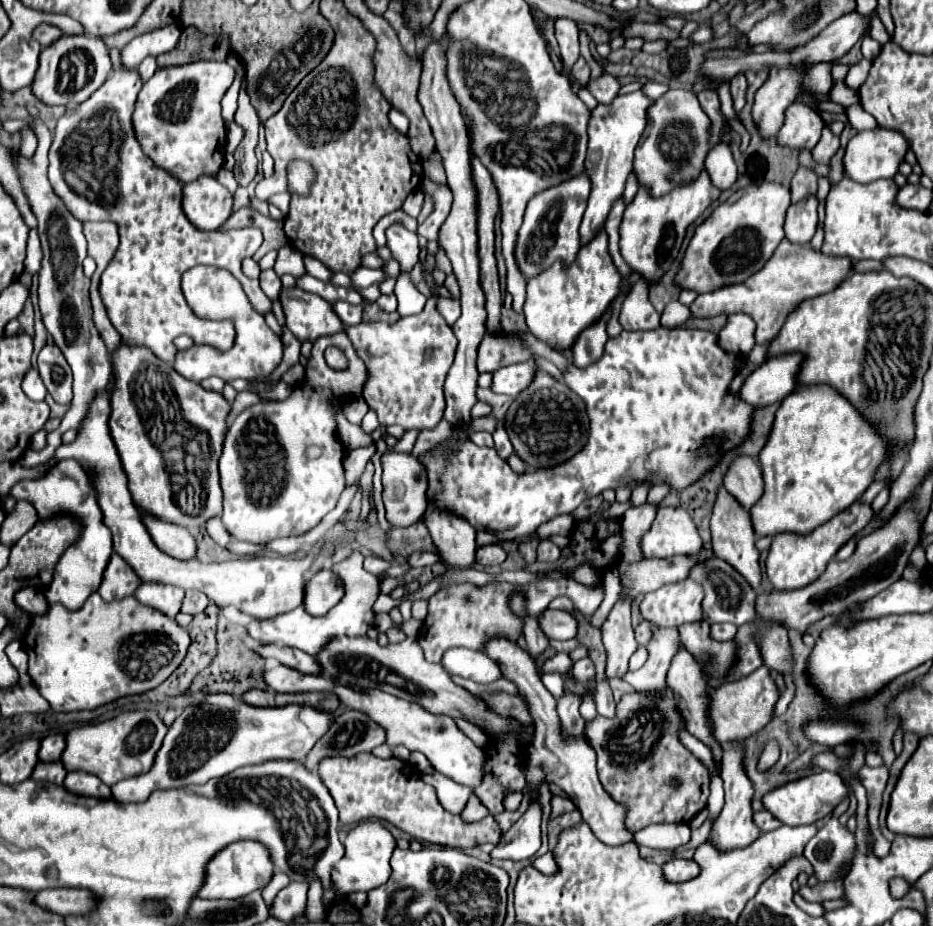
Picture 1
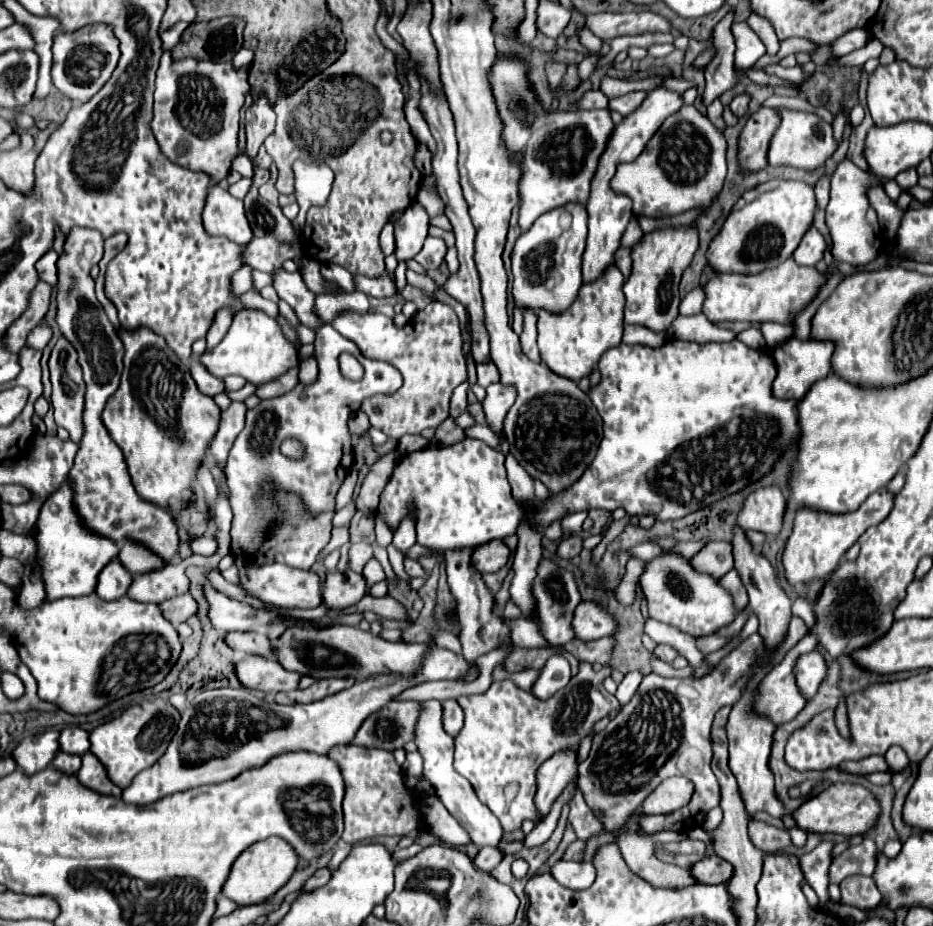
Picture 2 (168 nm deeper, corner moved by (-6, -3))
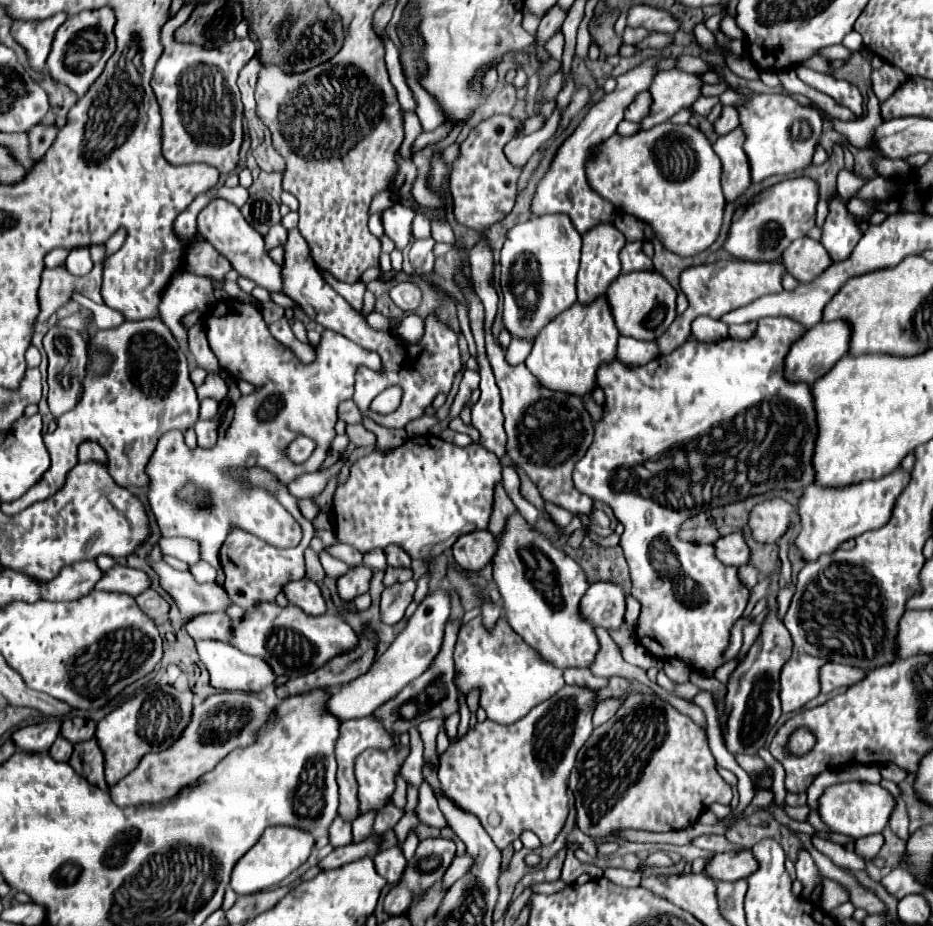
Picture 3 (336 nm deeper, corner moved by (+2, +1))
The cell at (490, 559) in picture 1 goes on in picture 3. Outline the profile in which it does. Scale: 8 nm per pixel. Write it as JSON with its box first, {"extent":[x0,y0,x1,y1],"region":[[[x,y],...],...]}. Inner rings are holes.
{"extent":[452,531,498,571],"region":[[[474,531],[474,533],[468,533],[466,537],[460,537],[454,543],[452,553],[456,563],[462,569],[480,571],[492,561],[496,547],[498,547],[498,541],[492,537],[490,531]]]}

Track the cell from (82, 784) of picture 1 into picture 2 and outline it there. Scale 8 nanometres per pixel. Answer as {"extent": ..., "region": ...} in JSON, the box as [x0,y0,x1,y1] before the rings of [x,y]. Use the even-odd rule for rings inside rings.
{"extent":[76,751,122,797],"region":[[[90,751],[82,755],[82,767],[80,767],[80,771],[76,775],[78,775],[78,781],[82,785],[86,785],[88,789],[94,789],[94,791],[104,793],[104,795],[114,795],[114,797],[122,795],[122,789],[116,787],[108,779],[104,765],[98,763],[98,757],[94,753],[90,753]]]}

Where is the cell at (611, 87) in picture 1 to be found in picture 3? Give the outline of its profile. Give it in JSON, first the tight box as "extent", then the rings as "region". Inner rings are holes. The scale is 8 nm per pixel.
{"extent":[624,91,650,121],"region":[[[642,91],[634,97],[634,101],[626,107],[626,115],[624,119],[628,121],[640,121],[650,109],[650,93],[648,91]]]}

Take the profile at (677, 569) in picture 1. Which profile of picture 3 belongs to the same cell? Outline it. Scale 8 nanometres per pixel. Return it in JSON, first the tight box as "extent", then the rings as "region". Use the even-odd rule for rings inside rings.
{"extent":[714,533,750,567],"region":[[[730,533],[730,535],[724,535],[720,539],[716,539],[714,543],[714,555],[720,563],[728,565],[728,567],[740,567],[748,561],[748,555],[750,555],[750,549],[748,545],[744,543],[744,537],[742,533]]]}

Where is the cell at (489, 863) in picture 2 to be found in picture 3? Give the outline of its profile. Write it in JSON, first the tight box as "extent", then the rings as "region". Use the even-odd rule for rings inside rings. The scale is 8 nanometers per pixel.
{"extent":[442,853,474,887],"region":[[[468,853],[458,855],[458,857],[452,861],[452,865],[448,867],[448,871],[444,873],[442,883],[444,883],[446,887],[450,887],[454,881],[458,881],[460,877],[464,877],[464,875],[472,869],[472,865],[474,865],[474,859],[472,859]]]}

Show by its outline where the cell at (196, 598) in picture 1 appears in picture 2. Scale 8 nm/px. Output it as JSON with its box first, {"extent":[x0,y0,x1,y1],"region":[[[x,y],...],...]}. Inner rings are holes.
{"extent":[158,595,198,625],"region":[[[182,595],[182,597],[172,597],[170,601],[162,601],[162,605],[158,605],[162,615],[172,623],[172,625],[180,625],[186,619],[190,619],[198,605],[190,595]]]}

